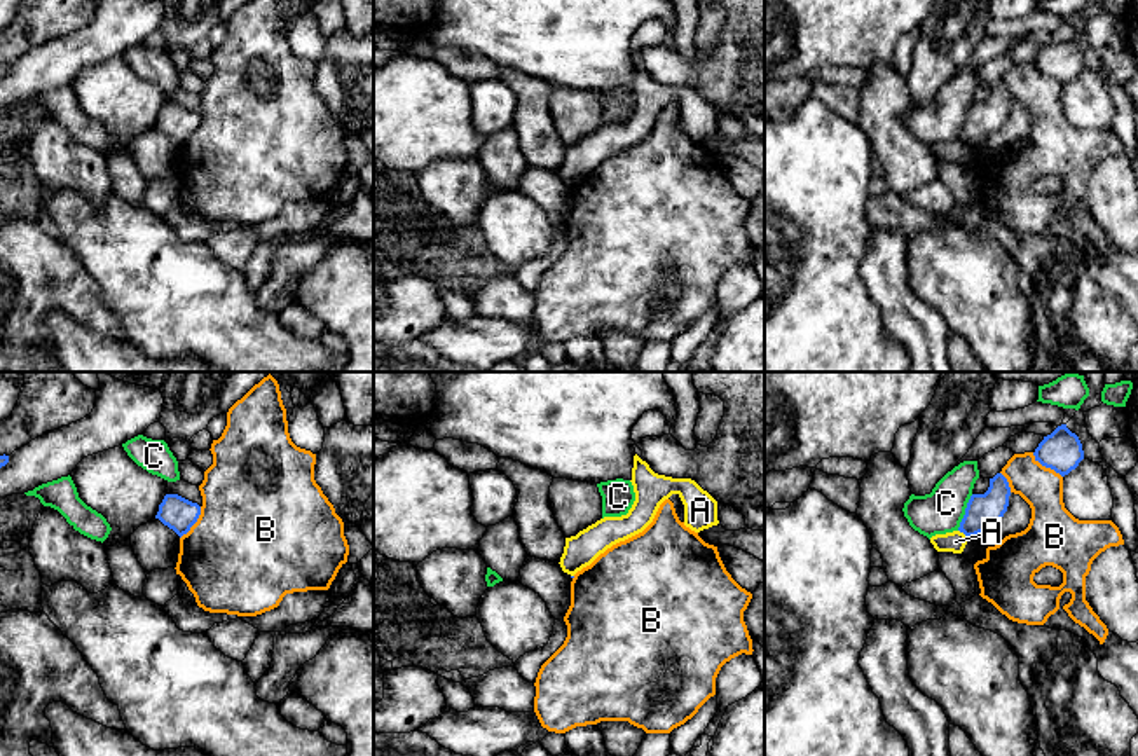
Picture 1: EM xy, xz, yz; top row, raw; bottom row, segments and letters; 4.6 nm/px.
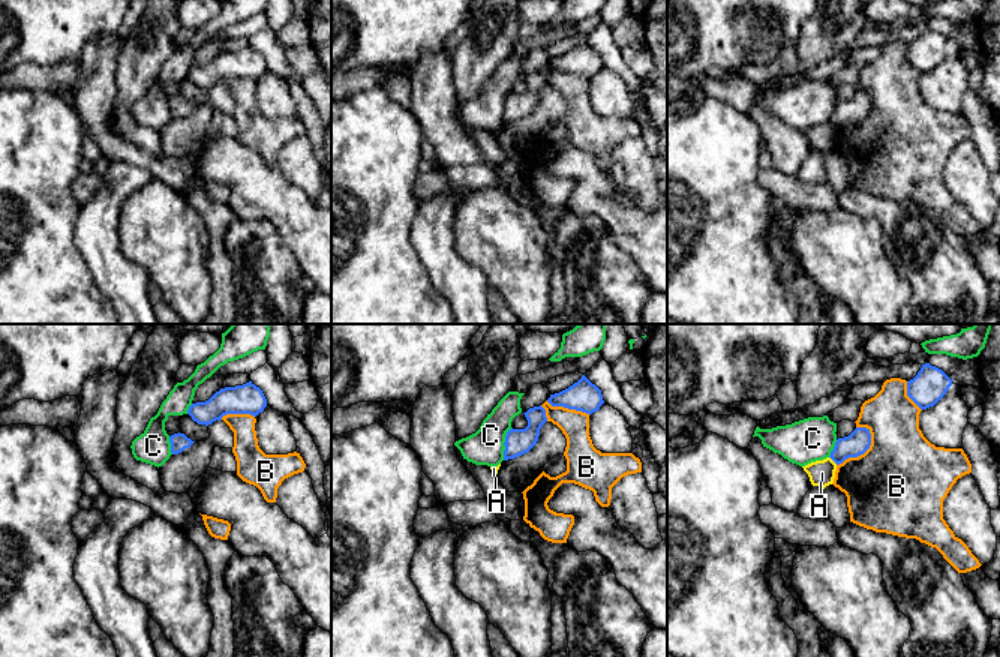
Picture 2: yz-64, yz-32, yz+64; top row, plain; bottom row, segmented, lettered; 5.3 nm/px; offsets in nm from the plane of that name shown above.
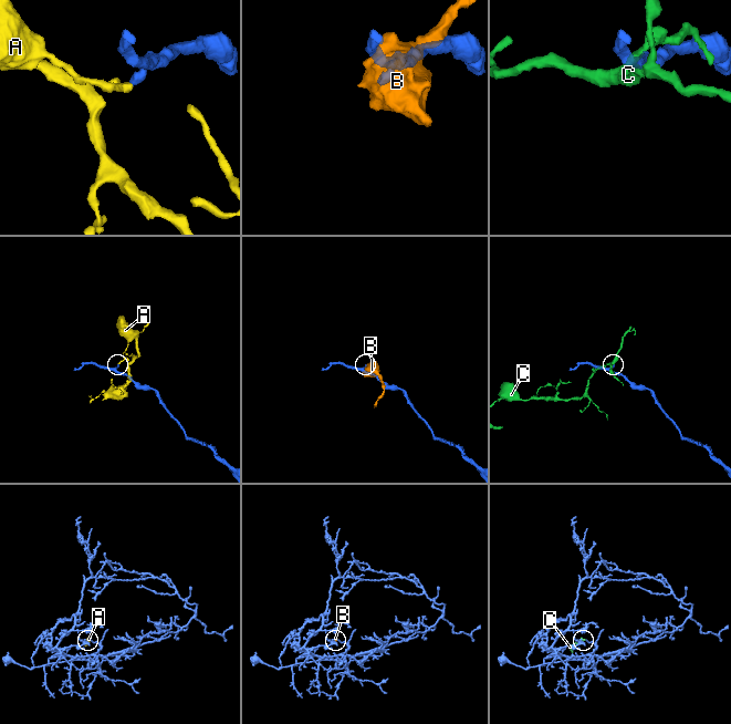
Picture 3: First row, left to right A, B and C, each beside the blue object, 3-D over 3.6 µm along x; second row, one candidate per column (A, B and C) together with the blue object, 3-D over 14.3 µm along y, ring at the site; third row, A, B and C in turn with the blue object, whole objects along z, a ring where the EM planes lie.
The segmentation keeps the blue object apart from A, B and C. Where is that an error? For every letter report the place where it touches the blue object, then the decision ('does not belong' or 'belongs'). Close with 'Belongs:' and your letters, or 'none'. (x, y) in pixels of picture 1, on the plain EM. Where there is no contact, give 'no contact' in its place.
A: contact yz (964, 142); does not belong
B: contact yz (1046, 75); does not belong
C: contact yz (966, 121); does not belong
Belongs: none

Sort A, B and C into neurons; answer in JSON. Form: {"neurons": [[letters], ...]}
{"neurons": [["A"], ["B"], ["C"]]}

